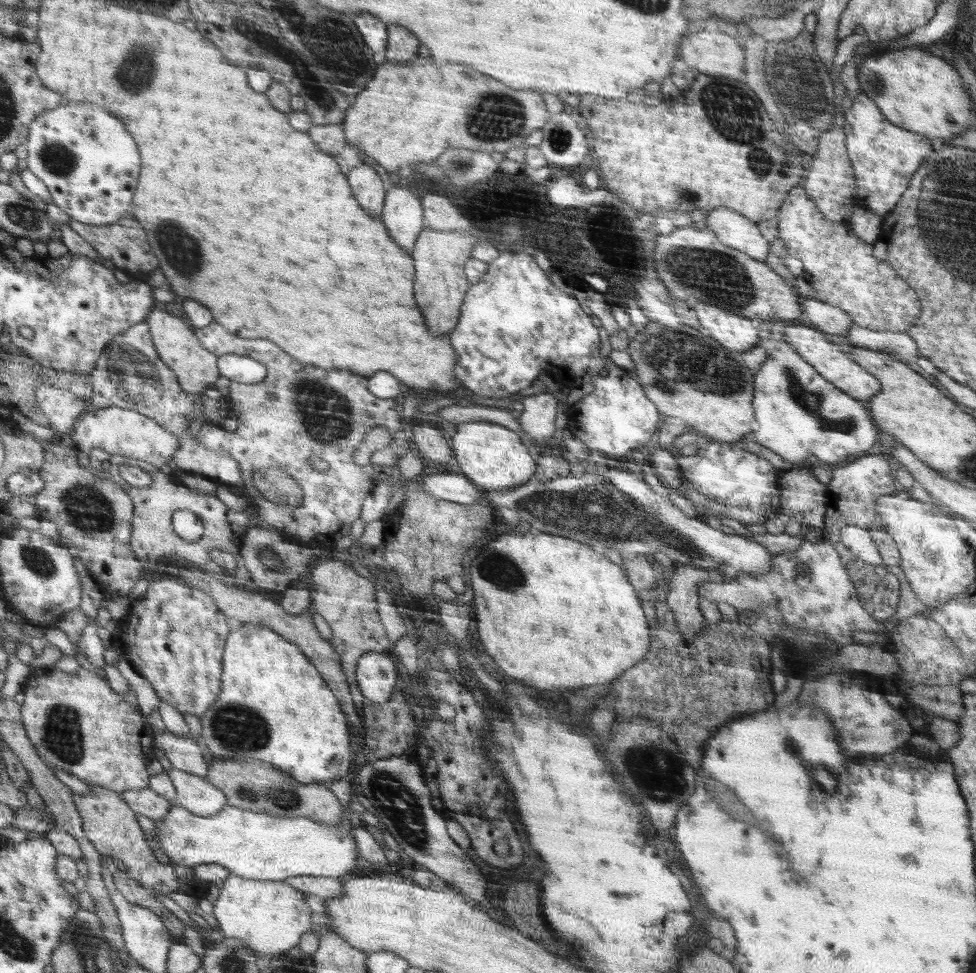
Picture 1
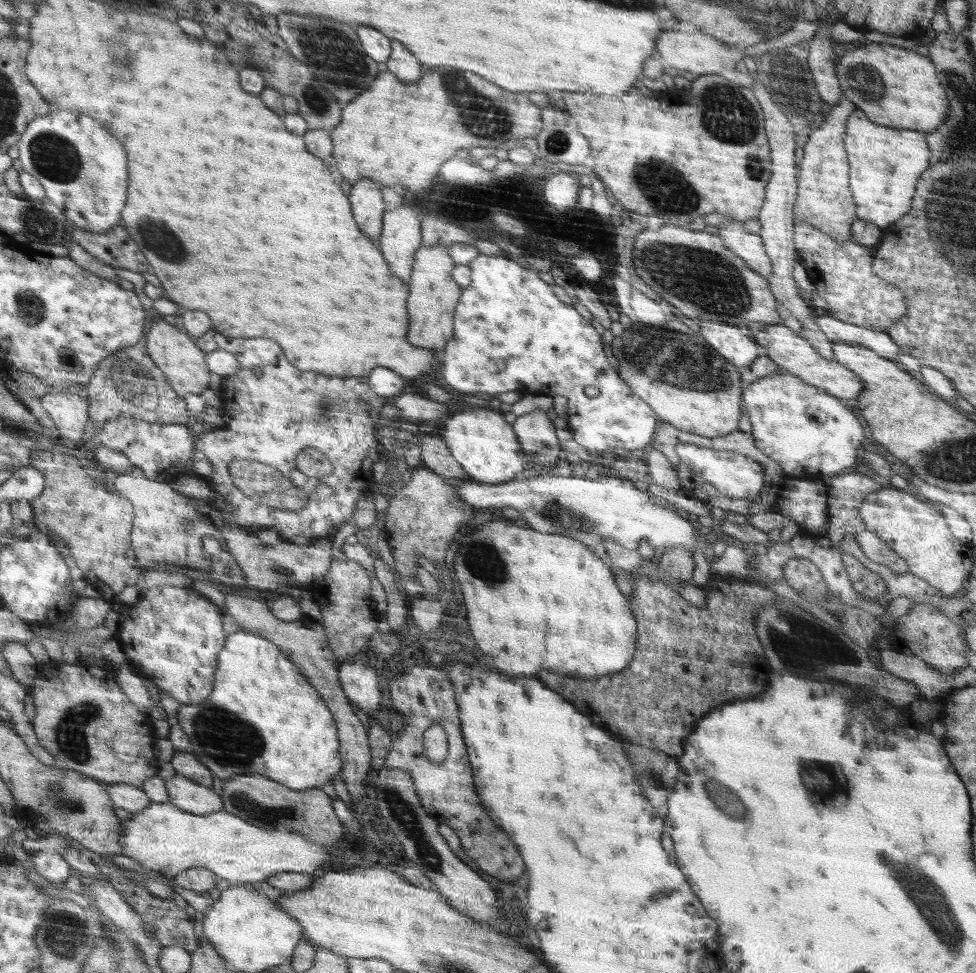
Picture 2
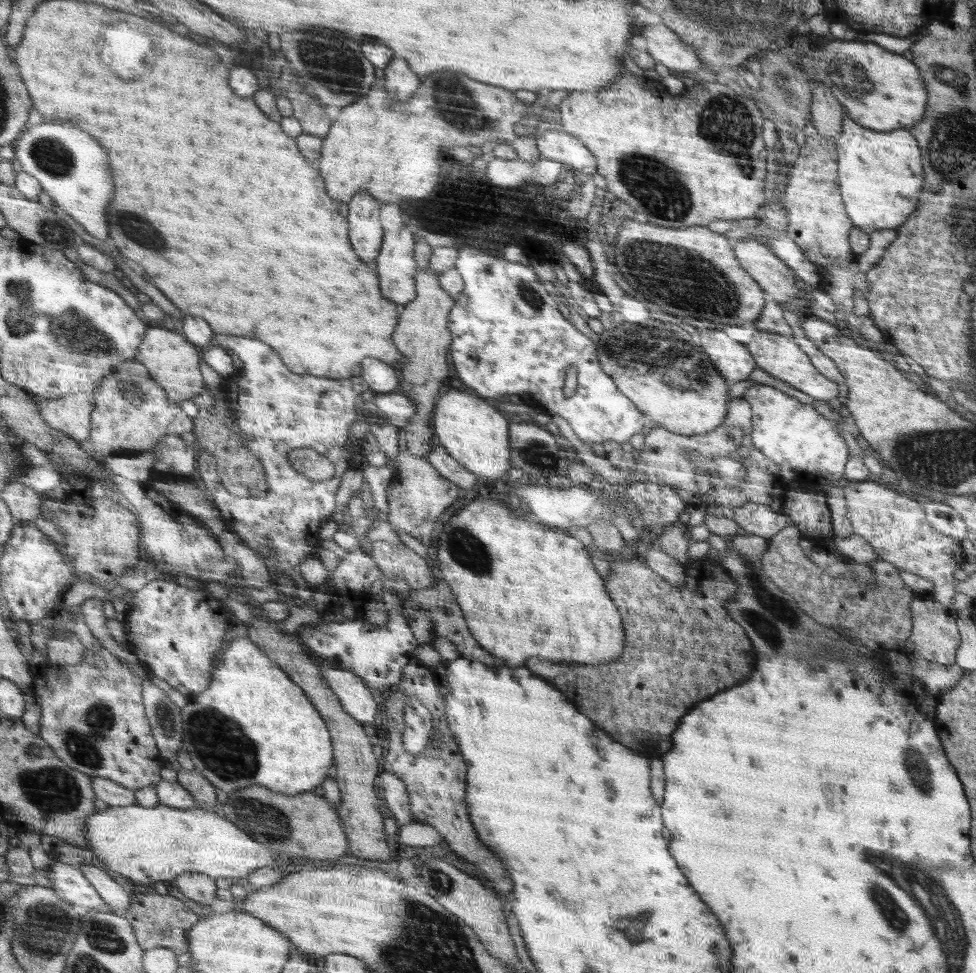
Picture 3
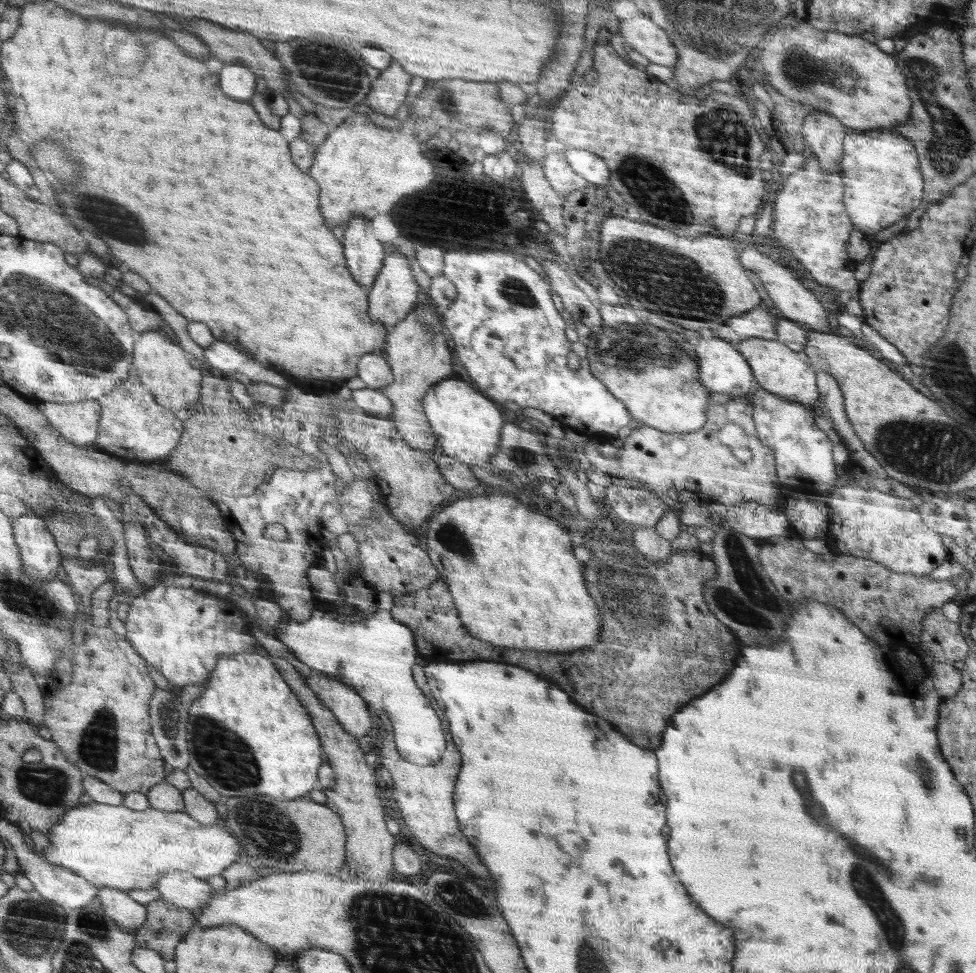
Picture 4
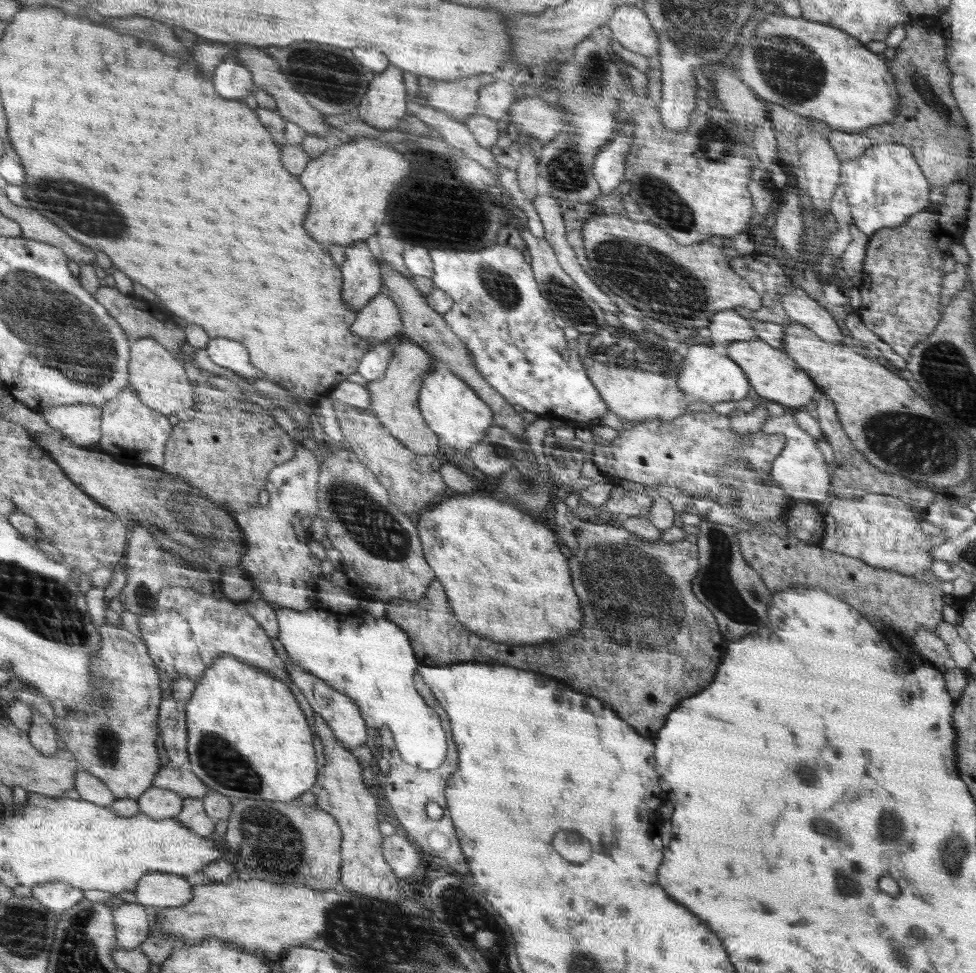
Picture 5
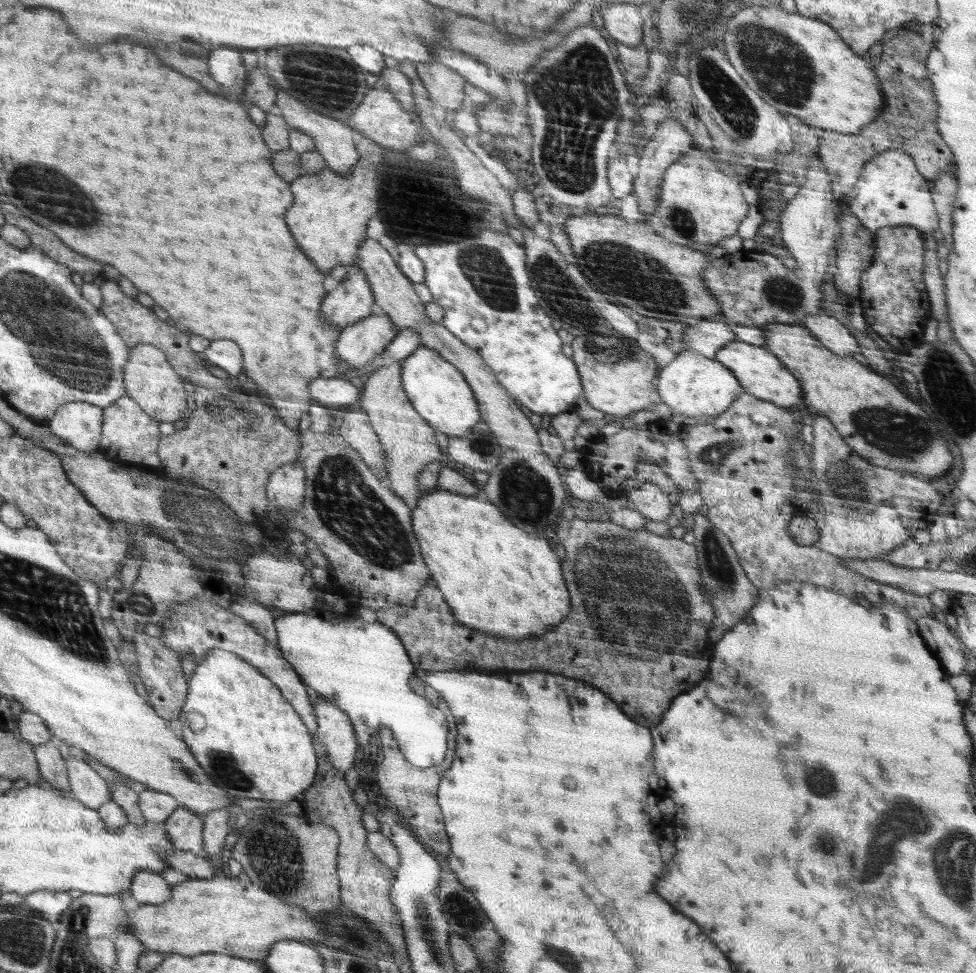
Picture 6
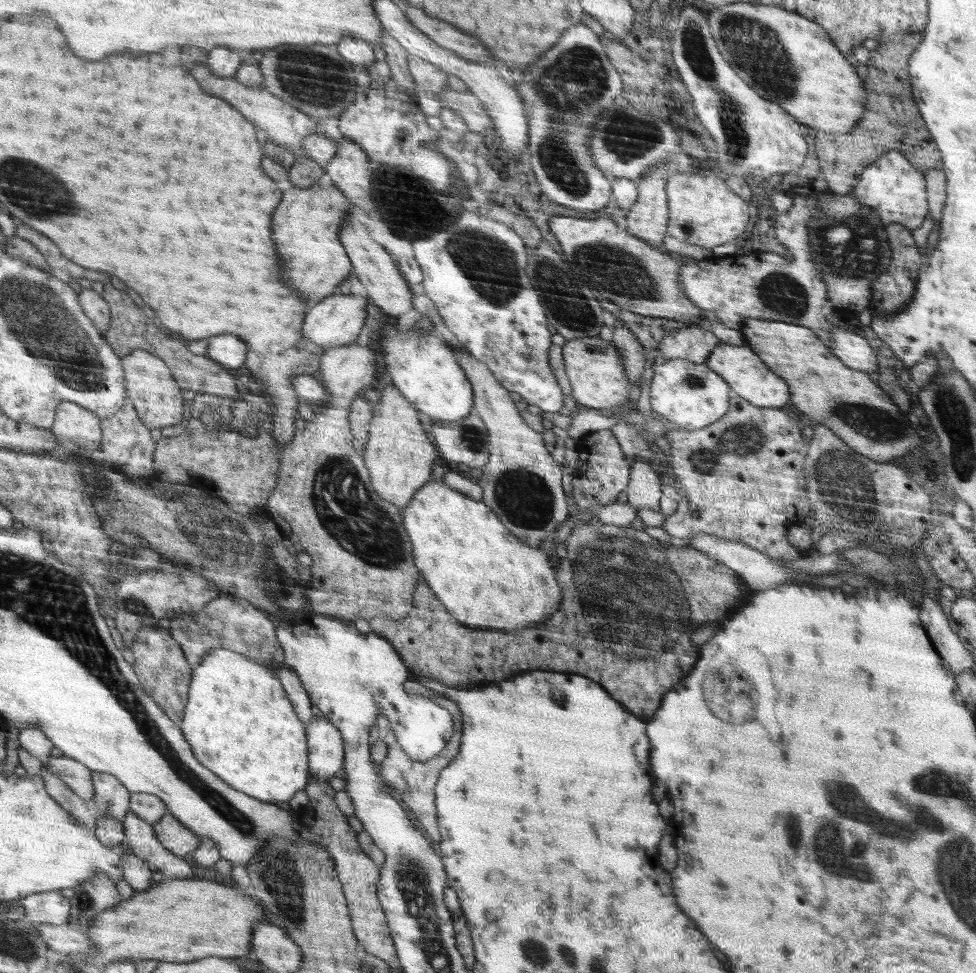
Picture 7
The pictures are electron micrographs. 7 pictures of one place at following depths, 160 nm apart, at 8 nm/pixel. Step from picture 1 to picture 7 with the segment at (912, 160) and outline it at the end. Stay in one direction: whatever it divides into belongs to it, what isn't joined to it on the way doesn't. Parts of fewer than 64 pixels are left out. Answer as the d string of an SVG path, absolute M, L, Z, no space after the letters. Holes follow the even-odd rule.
M892 151L876 160L876 164L872 164L872 167L868 167L864 172L863 180L856 185L853 195L860 204L870 206L872 210L876 209L881 218L880 222L885 227L897 223L918 229L924 216L928 214L924 173L916 169L902 154L900 151Z

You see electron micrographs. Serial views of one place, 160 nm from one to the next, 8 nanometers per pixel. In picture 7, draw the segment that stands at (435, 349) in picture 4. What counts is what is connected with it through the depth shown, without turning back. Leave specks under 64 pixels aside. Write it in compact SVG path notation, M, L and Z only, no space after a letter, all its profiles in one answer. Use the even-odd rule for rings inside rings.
M394 384L375 386L381 393L380 403L373 404L374 416L370 421L368 442L362 452L368 456L372 480L376 480L375 491L402 510L414 498L415 492L430 480L436 448L428 440L411 401Z

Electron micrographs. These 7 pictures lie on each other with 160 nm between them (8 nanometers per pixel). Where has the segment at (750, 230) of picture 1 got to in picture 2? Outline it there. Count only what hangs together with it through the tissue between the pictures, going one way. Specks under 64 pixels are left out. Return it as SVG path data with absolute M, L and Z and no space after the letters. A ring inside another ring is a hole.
M742 221L721 225L714 231L723 239L723 243L736 253L736 256L745 260L760 276L767 278L771 276L772 261L766 254L762 238L758 234L749 233Z

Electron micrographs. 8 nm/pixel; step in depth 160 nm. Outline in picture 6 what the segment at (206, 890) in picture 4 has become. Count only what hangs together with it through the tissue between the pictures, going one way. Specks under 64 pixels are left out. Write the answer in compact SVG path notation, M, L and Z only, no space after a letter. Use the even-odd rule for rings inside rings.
M147 870L135 876L131 892L140 903L162 904L172 898L173 888L160 872Z

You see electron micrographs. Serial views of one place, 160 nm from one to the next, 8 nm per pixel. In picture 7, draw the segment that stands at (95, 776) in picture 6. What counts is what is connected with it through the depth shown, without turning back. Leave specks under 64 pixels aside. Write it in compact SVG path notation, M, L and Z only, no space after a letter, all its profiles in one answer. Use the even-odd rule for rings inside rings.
M70 756L51 757L47 762L51 772L64 778L64 781L71 786L80 796L83 796L89 803L96 796L96 785L94 785L94 770L88 768L83 762Z

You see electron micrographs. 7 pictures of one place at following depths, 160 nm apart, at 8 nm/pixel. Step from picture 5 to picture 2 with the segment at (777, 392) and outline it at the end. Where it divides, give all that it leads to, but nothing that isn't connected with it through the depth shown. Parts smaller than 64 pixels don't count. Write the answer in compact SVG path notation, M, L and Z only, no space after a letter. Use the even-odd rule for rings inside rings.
M768 325L764 330L756 330L755 340L758 340L760 346L764 347L766 356L773 360L779 369L791 372L794 376L807 381L808 384L823 388L832 396L848 400L856 398L864 391L864 380L858 373L852 372L839 361L827 360L802 333L794 332L787 325Z

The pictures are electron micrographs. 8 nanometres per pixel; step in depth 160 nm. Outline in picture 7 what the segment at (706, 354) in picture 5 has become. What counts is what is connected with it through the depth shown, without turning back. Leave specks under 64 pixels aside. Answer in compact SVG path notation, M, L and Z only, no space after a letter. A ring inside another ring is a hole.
M673 358L660 365L651 365L649 373L652 376L650 384L650 404L652 410L675 422L678 429L698 430L722 419L730 408L731 387L722 376L705 363L696 364L685 358Z

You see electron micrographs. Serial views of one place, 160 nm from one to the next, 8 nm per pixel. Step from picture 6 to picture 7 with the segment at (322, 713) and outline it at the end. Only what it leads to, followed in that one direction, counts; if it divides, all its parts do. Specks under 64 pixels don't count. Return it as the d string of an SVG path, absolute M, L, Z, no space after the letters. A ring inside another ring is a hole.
M314 718L307 728L310 747L312 779L328 782L341 775L344 766L344 743L342 735L328 719Z

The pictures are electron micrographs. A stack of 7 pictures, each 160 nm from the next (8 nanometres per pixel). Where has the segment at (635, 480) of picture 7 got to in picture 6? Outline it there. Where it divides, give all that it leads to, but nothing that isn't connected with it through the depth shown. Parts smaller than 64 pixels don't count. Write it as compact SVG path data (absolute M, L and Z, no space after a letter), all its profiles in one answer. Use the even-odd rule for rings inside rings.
M635 483L628 490L627 497L631 507L650 520L666 522L672 514L672 497L657 484Z

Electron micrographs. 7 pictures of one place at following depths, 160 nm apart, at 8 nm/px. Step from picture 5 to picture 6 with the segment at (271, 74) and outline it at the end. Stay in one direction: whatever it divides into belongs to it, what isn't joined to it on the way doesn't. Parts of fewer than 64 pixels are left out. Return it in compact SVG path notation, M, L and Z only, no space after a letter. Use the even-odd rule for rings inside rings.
M277 88L277 102L275 110L284 117L284 120L290 125L290 129L298 130L312 137L315 141L315 151L324 158L325 166L328 169L335 170L336 174L350 175L352 166L360 161L360 154L356 150L354 140L357 140L357 132L350 128L346 123L336 120L334 117L324 116L323 113L316 112L308 108L298 98L288 92Z

